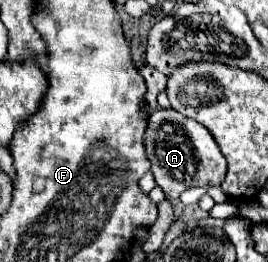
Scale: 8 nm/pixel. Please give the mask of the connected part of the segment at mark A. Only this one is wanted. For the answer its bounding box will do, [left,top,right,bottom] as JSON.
[144,108,228,200]

